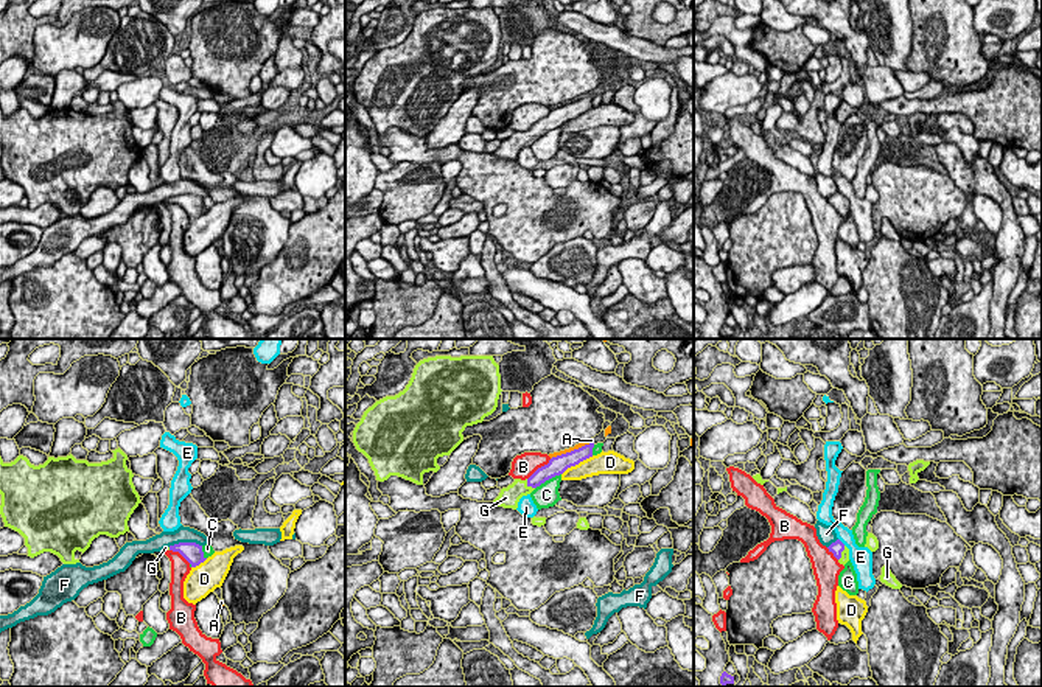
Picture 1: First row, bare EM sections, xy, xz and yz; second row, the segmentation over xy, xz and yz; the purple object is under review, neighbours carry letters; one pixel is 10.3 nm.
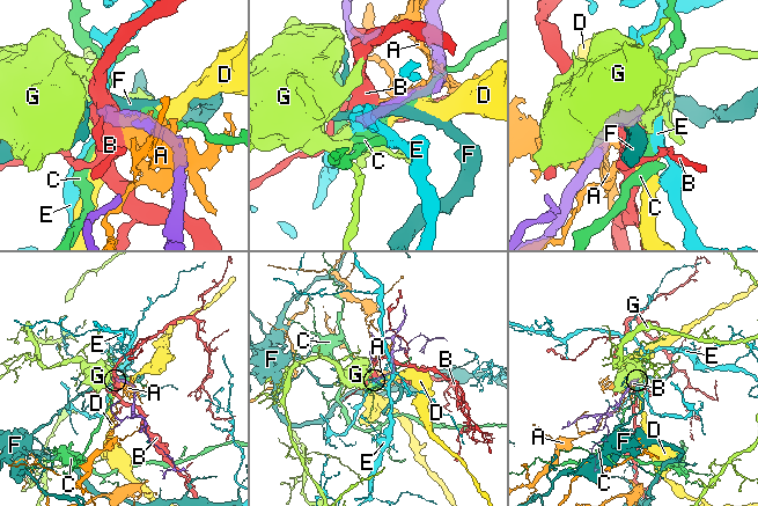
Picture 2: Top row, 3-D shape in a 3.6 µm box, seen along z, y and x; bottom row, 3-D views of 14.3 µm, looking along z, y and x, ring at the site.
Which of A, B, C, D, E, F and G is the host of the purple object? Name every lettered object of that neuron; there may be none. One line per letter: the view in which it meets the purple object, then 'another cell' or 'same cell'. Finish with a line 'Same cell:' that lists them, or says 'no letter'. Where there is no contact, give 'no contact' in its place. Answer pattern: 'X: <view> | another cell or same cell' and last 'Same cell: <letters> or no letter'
A: xz | another cell
B: xz | another cell
C: xz | another cell
D: xz | another cell
E: yz | another cell
F: xy | another cell
G: xz | same cell
Same cell: G

